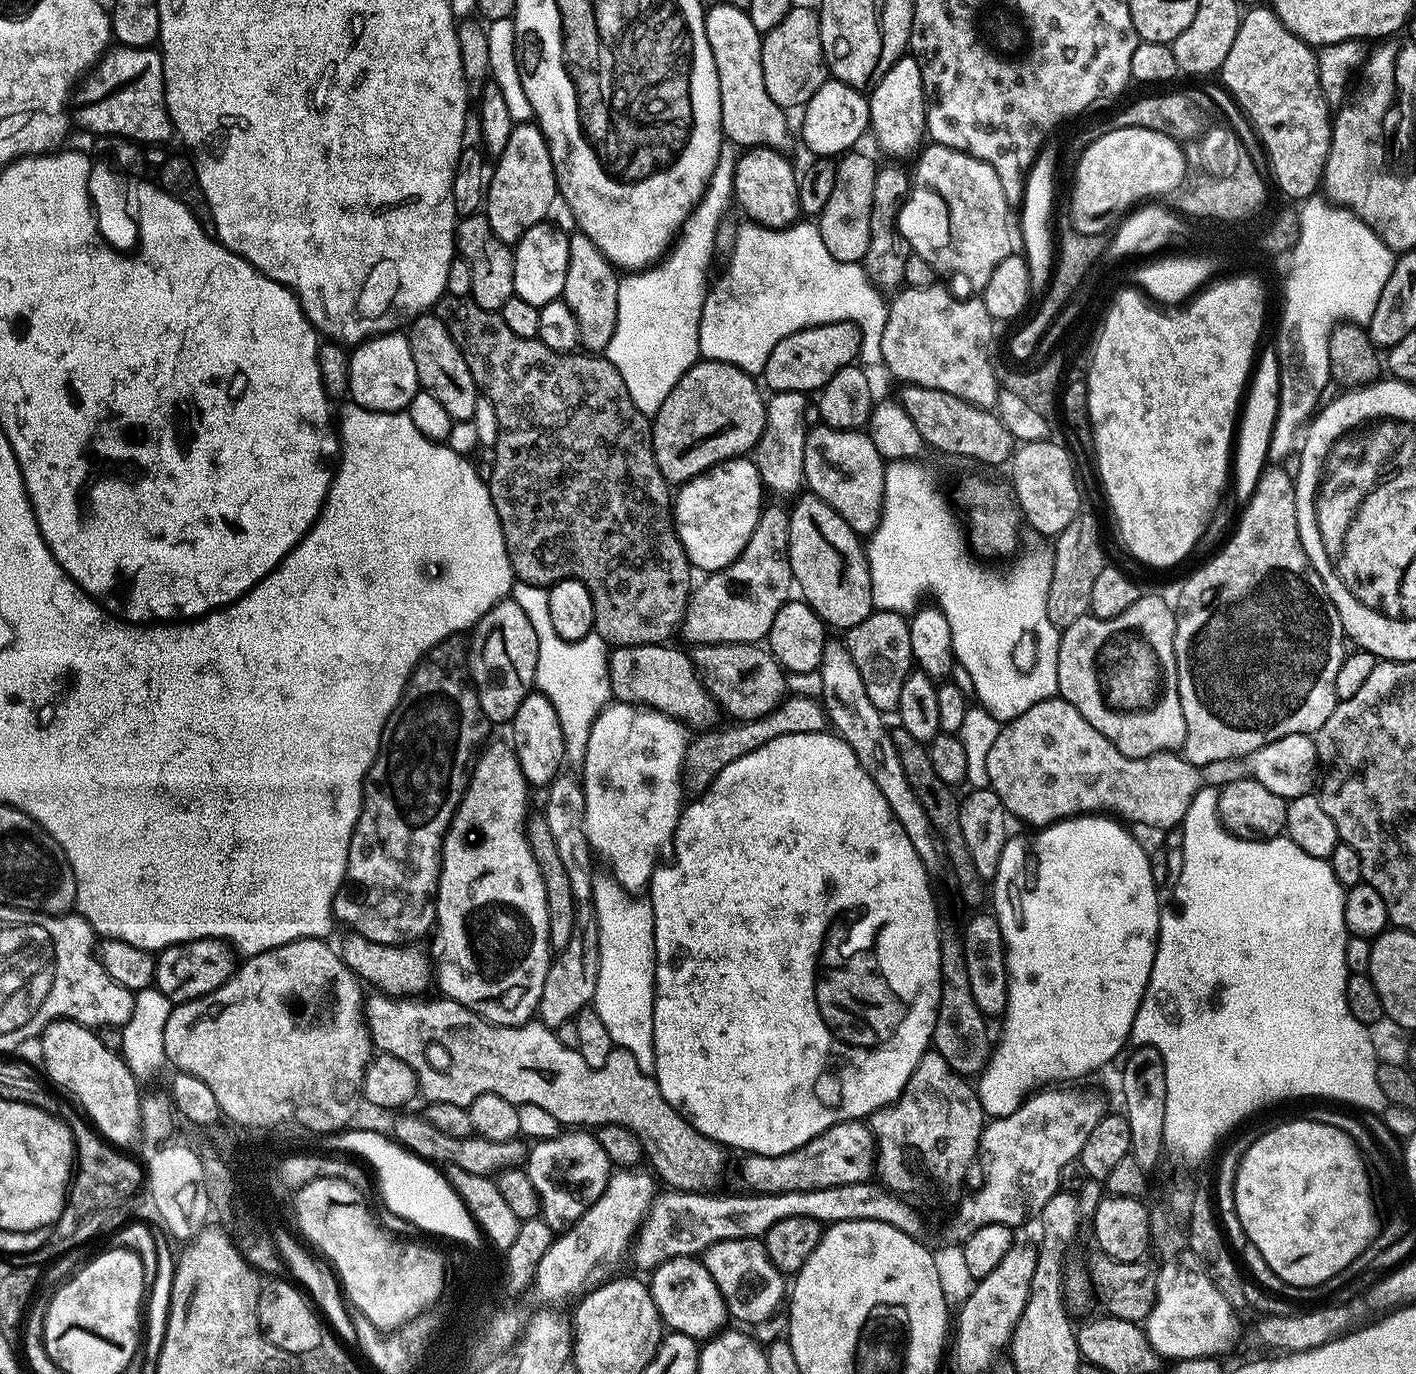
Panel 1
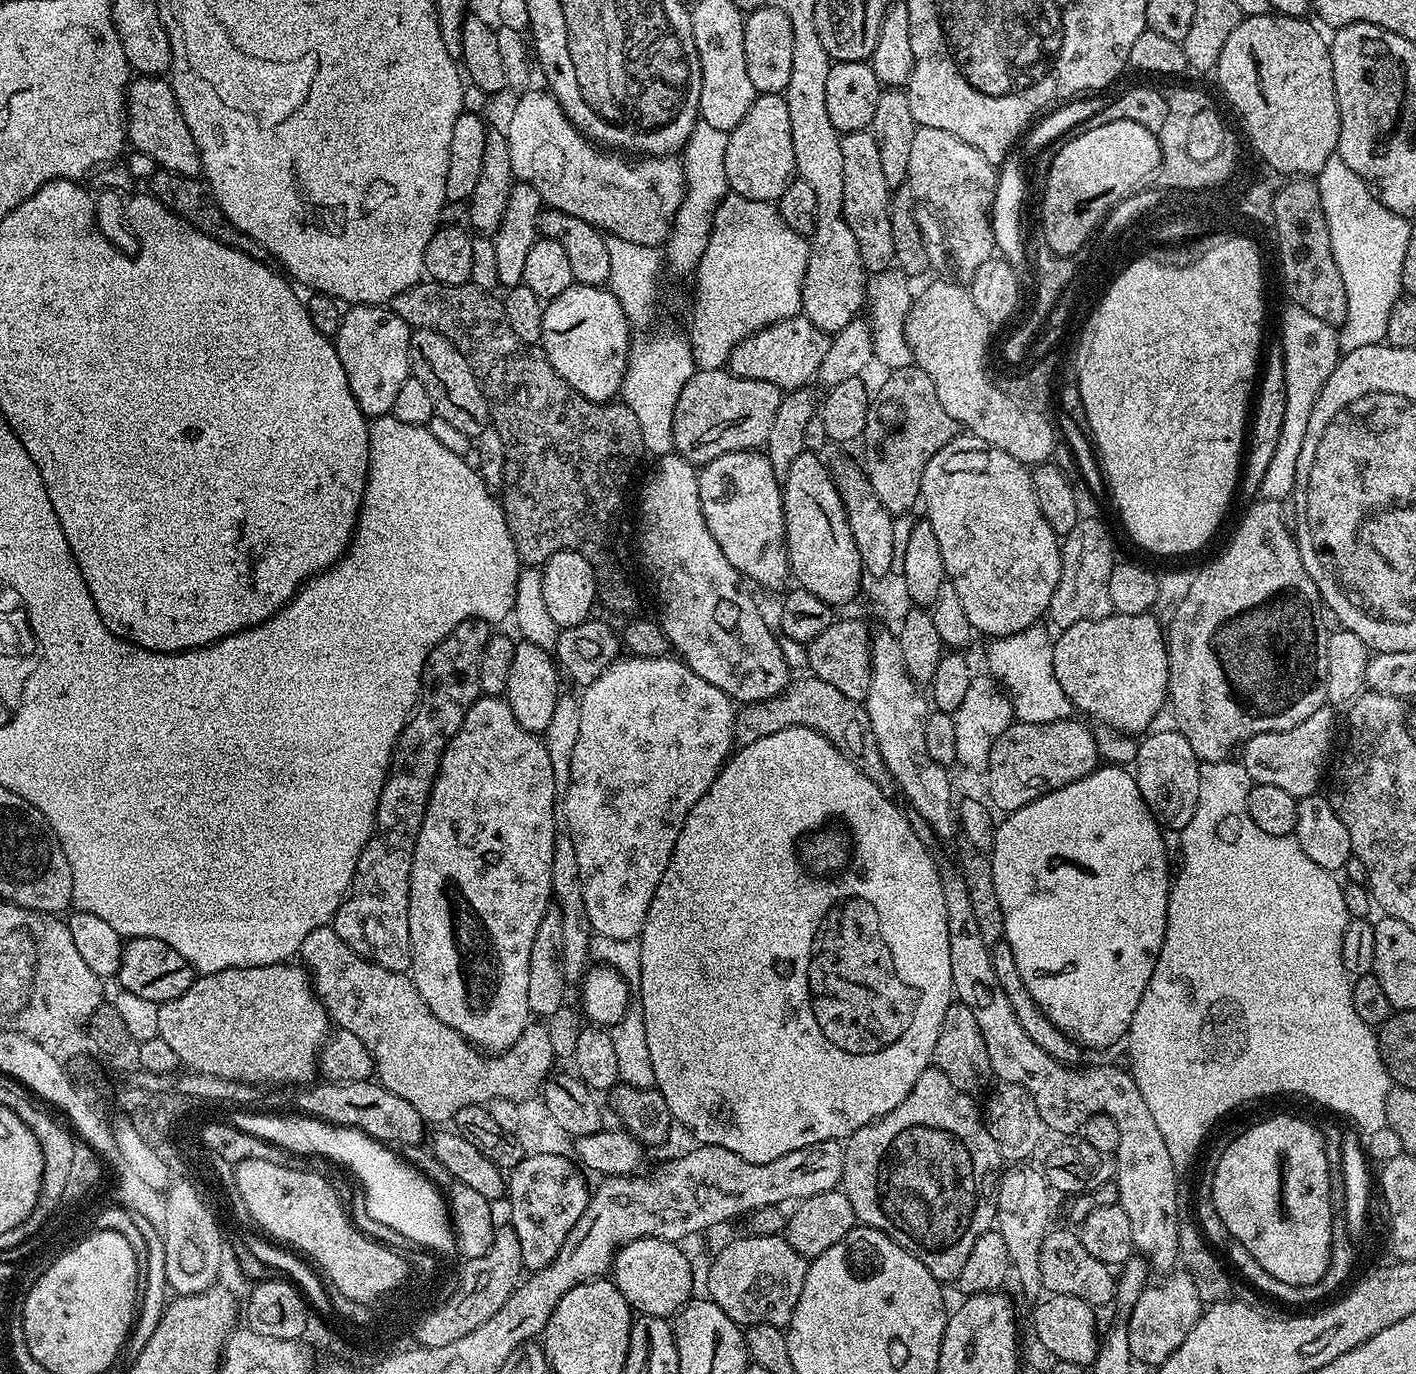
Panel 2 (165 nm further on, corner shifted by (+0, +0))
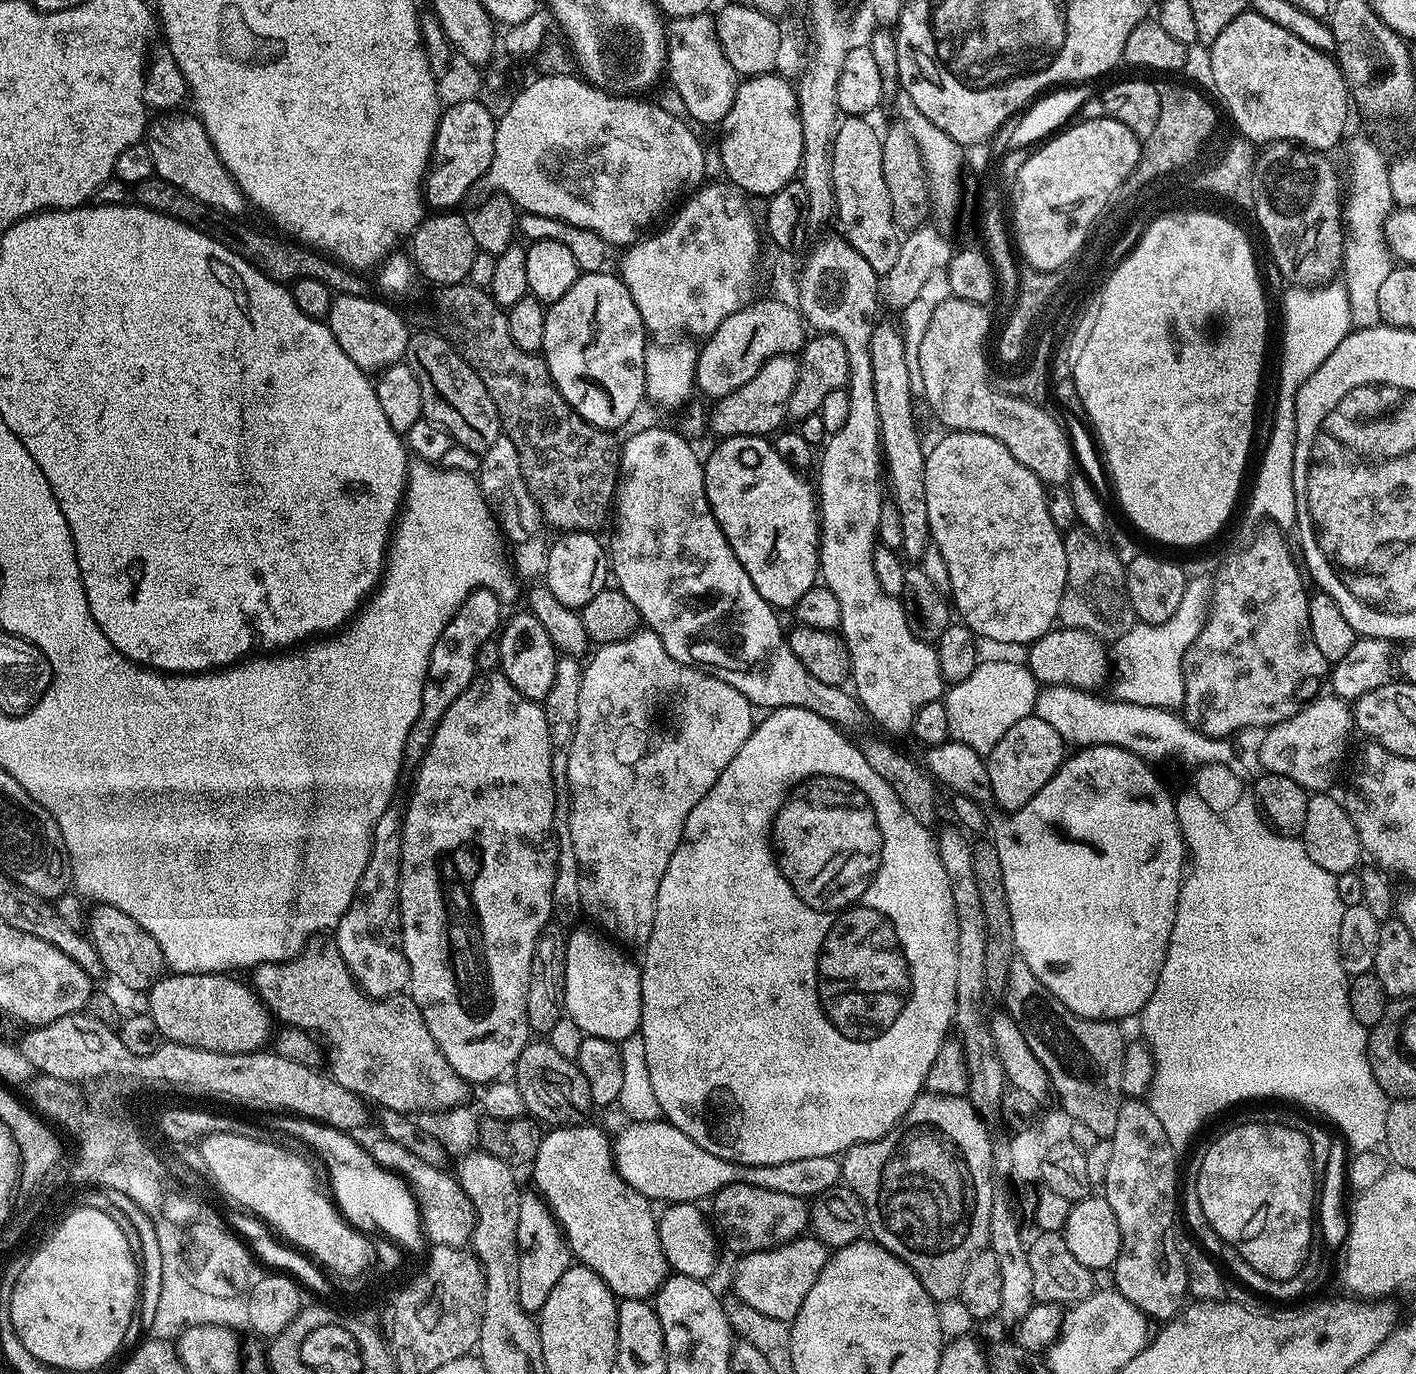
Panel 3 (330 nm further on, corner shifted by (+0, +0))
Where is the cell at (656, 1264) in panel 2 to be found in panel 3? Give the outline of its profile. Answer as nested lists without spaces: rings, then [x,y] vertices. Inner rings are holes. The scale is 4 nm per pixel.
[[[585,1122],[582,1124],[574,1124],[571,1126],[556,1126],[551,1129],[543,1137],[541,1148],[538,1150],[536,1159],[530,1165],[532,1171],[532,1180],[535,1191],[542,1197],[544,1203],[547,1205],[549,1211],[552,1212],[553,1219],[560,1225],[560,1231],[564,1233],[564,1239],[568,1241],[568,1248],[571,1250],[573,1257],[584,1267],[594,1270],[594,1274],[598,1274],[606,1282],[606,1286],[618,1298],[626,1300],[648,1300],[655,1297],[656,1293],[660,1291],[665,1280],[670,1275],[670,1267],[667,1262],[666,1254],[663,1253],[662,1242],[659,1241],[659,1230],[657,1228],[657,1213],[652,1213],[653,1205],[650,1200],[633,1186],[627,1184],[626,1181],[620,1177],[619,1170],[616,1168],[616,1158],[614,1155],[614,1144],[608,1136],[600,1128],[595,1128],[592,1122]]]

